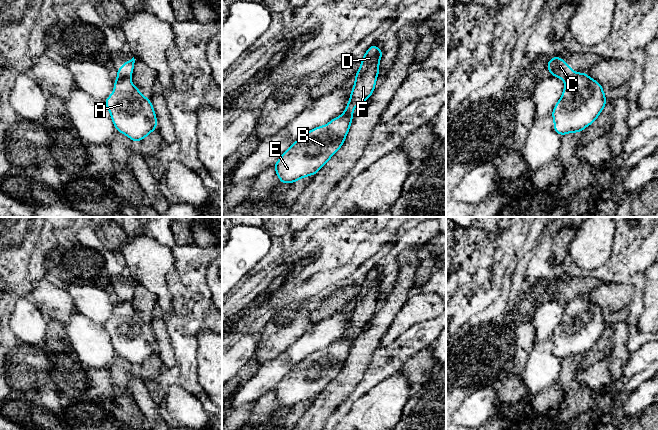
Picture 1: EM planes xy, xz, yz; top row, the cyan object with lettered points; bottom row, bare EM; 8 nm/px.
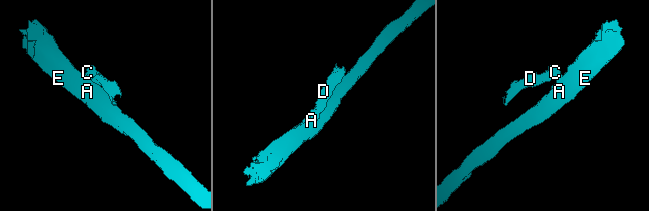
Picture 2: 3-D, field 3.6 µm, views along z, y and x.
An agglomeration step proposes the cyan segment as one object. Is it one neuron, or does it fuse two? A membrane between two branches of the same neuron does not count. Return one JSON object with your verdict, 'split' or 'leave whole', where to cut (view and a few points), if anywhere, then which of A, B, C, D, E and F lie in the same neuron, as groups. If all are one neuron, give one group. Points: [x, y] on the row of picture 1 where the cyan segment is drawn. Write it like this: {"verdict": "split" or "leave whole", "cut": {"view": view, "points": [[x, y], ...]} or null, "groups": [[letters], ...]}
{"verdict": "split", "cut": {"view": "xy", "points": [[119, 76], [129, 79]]}, "groups": [["A", "B", "E"], ["C", "D", "F"]]}

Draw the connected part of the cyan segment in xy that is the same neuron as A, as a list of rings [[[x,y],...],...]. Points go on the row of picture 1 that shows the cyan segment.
[[[116,78],[114,91],[104,103],[117,131],[134,142],[156,130],[157,118],[150,99],[144,97],[129,78]]]

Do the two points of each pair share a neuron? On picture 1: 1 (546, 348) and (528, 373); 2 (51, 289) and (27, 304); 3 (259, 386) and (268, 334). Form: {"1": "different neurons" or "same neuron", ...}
{"1": "same neuron", "2": "different neurons", "3": "different neurons"}

